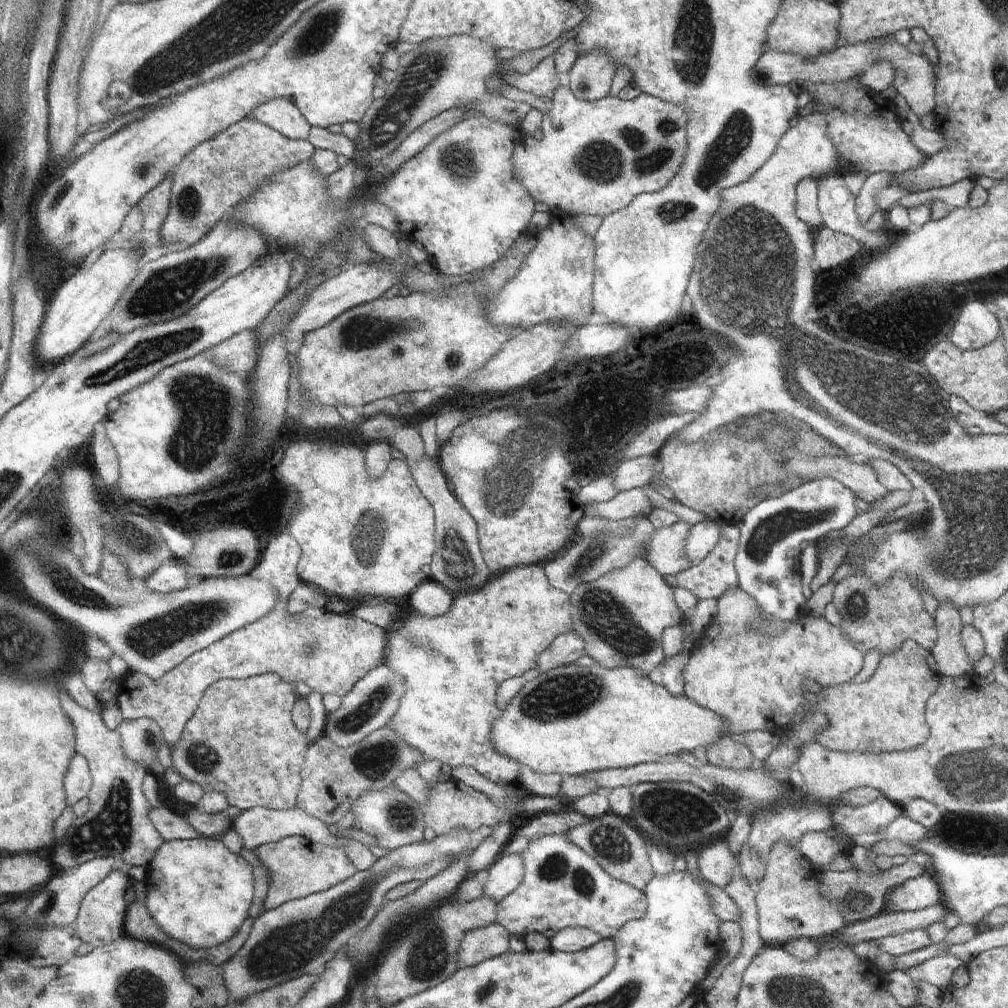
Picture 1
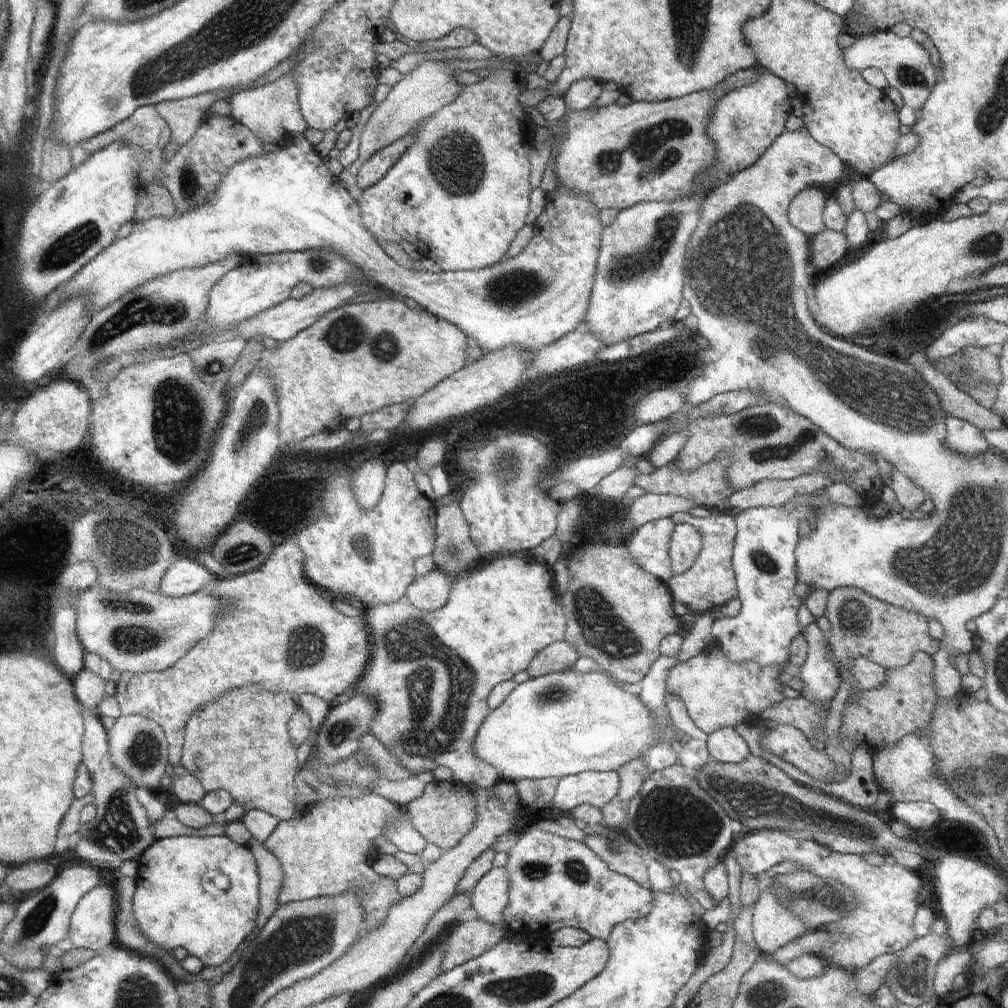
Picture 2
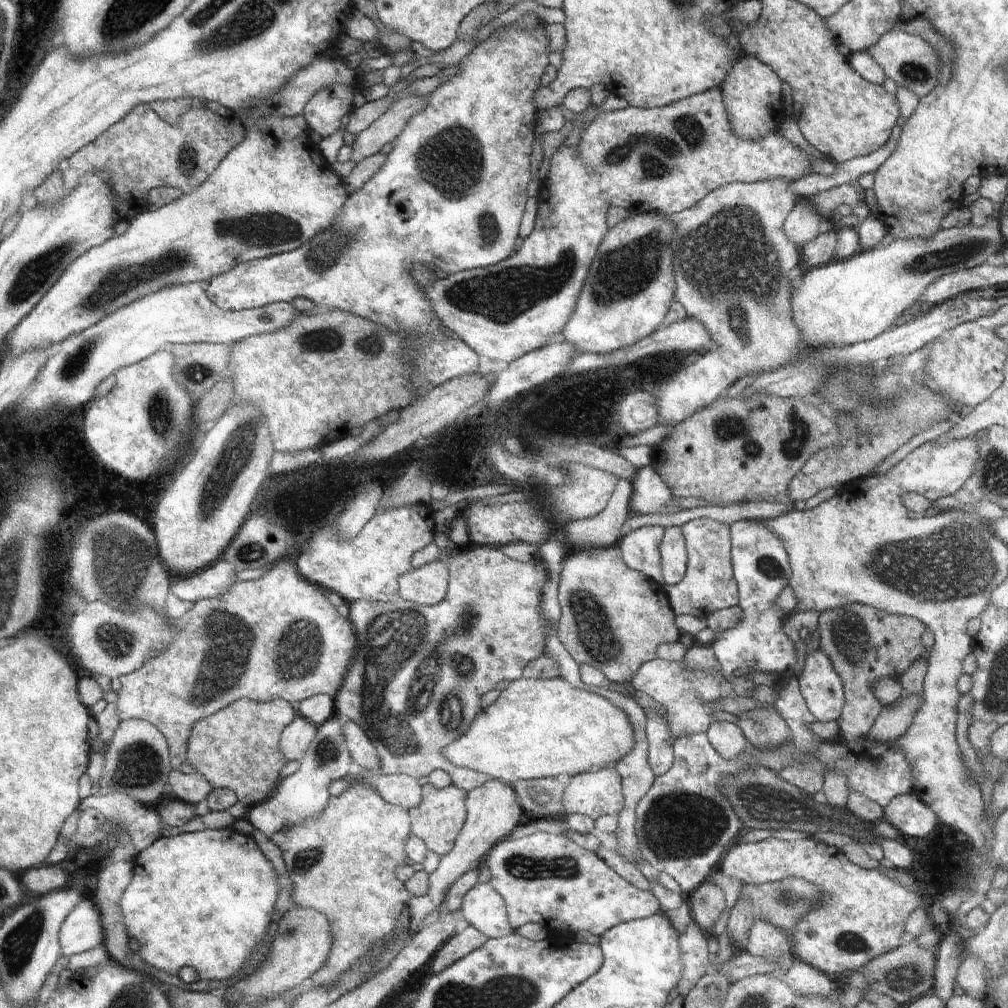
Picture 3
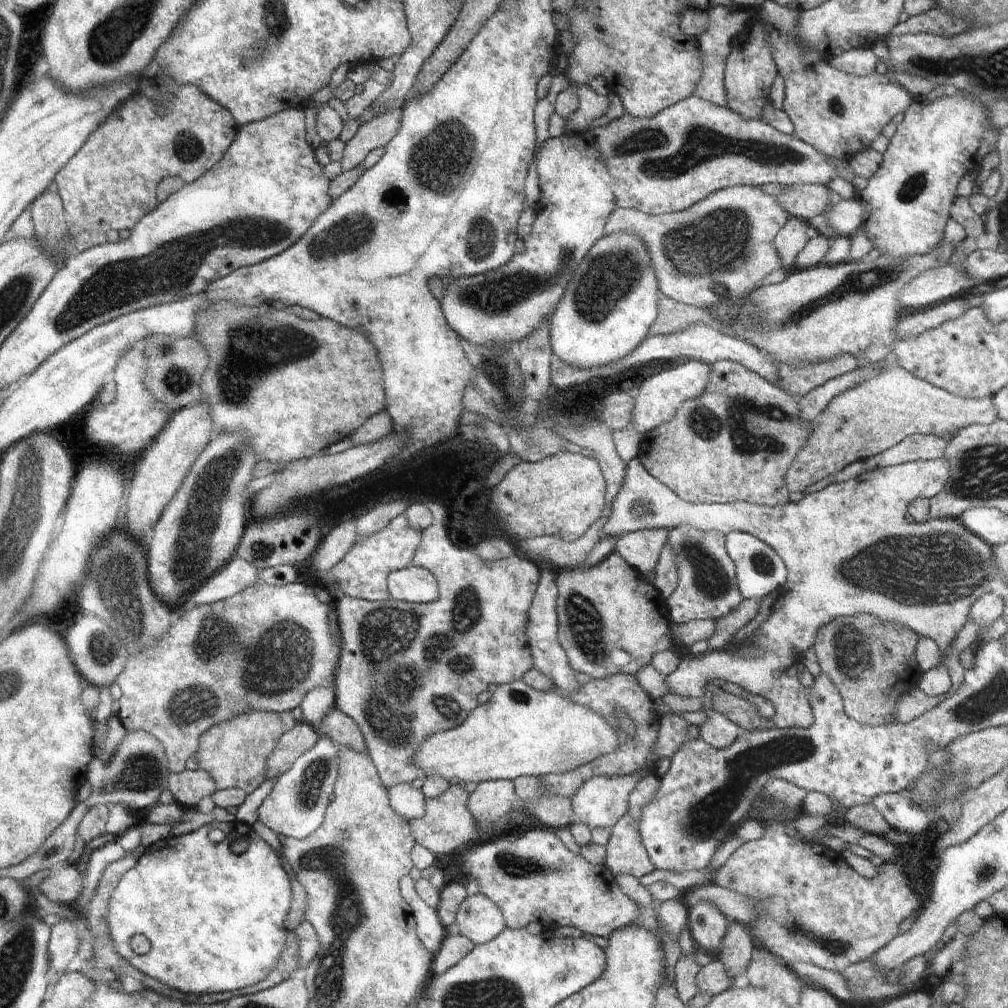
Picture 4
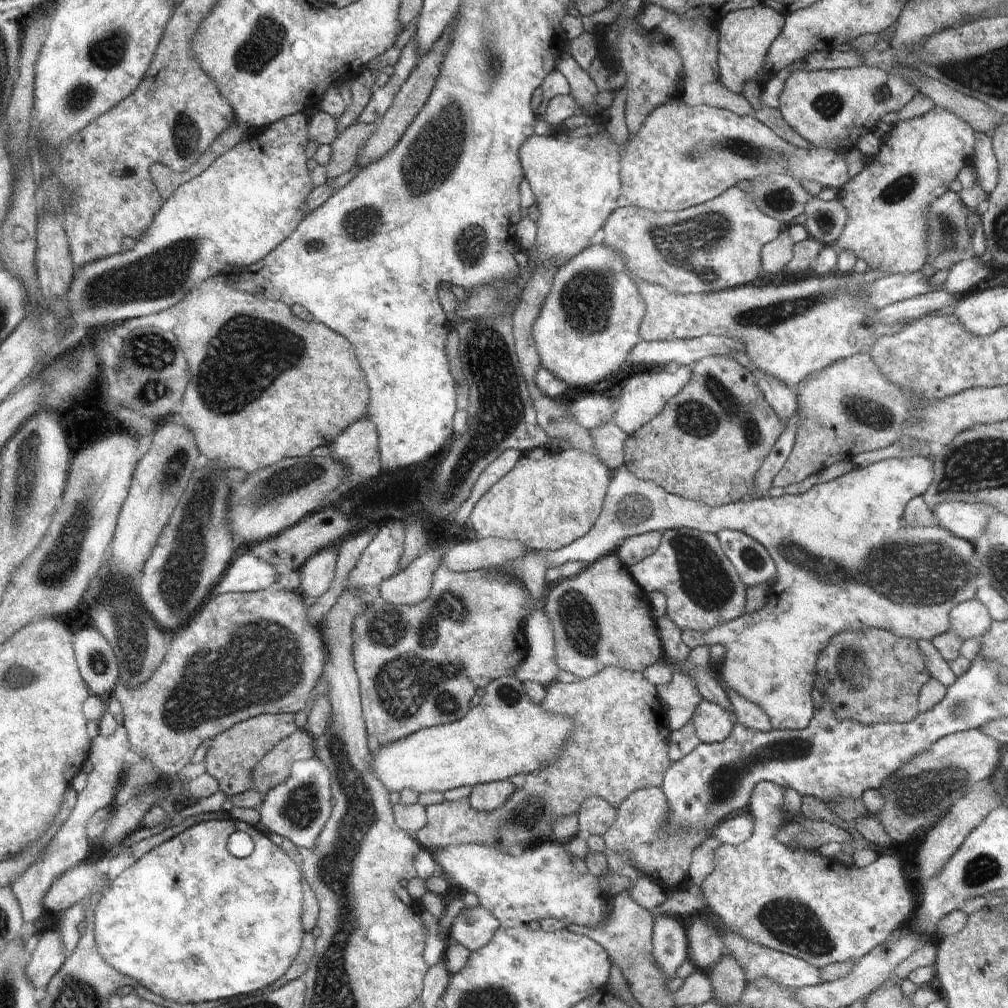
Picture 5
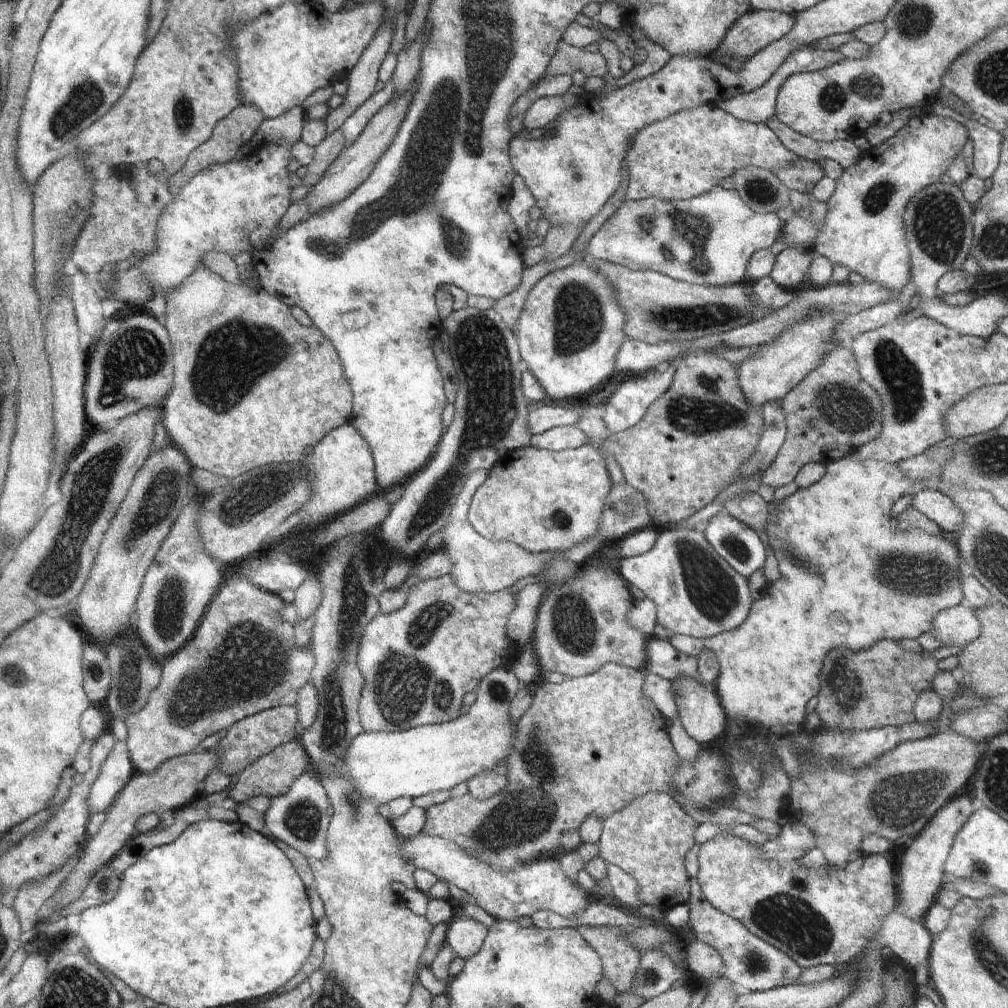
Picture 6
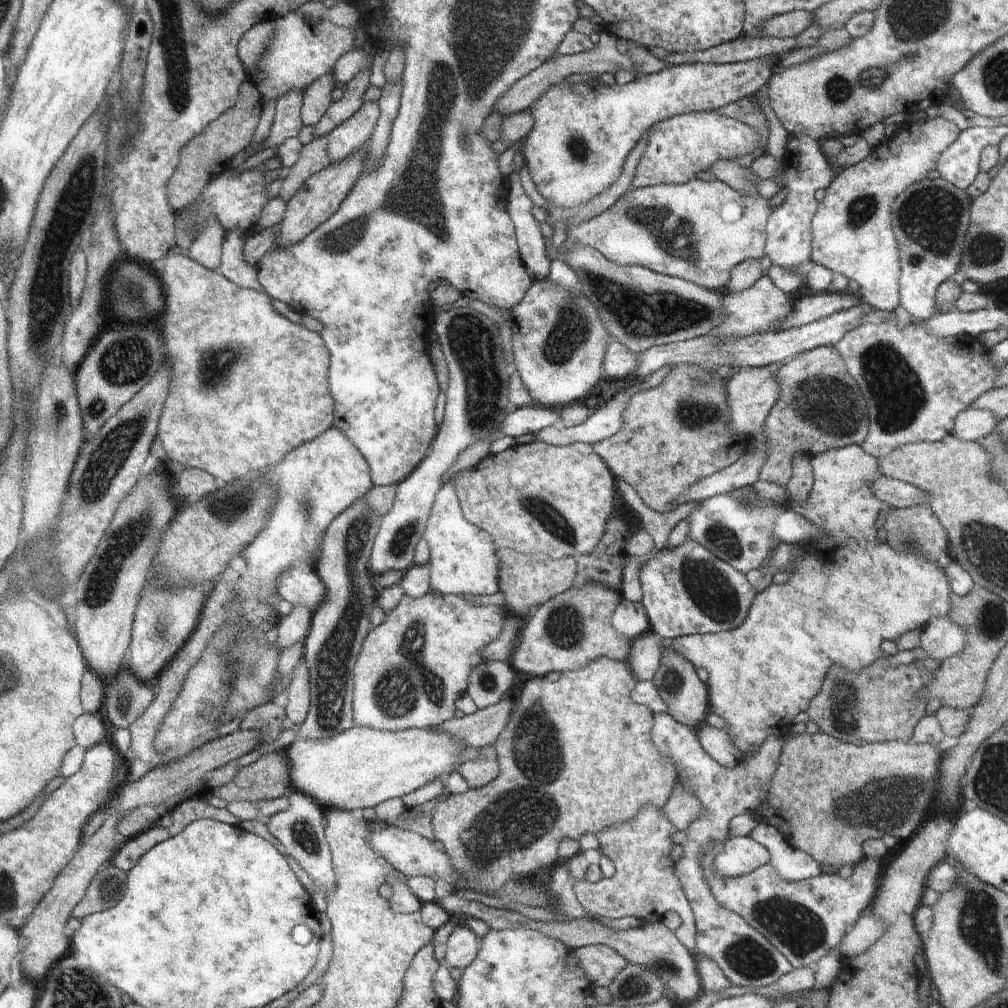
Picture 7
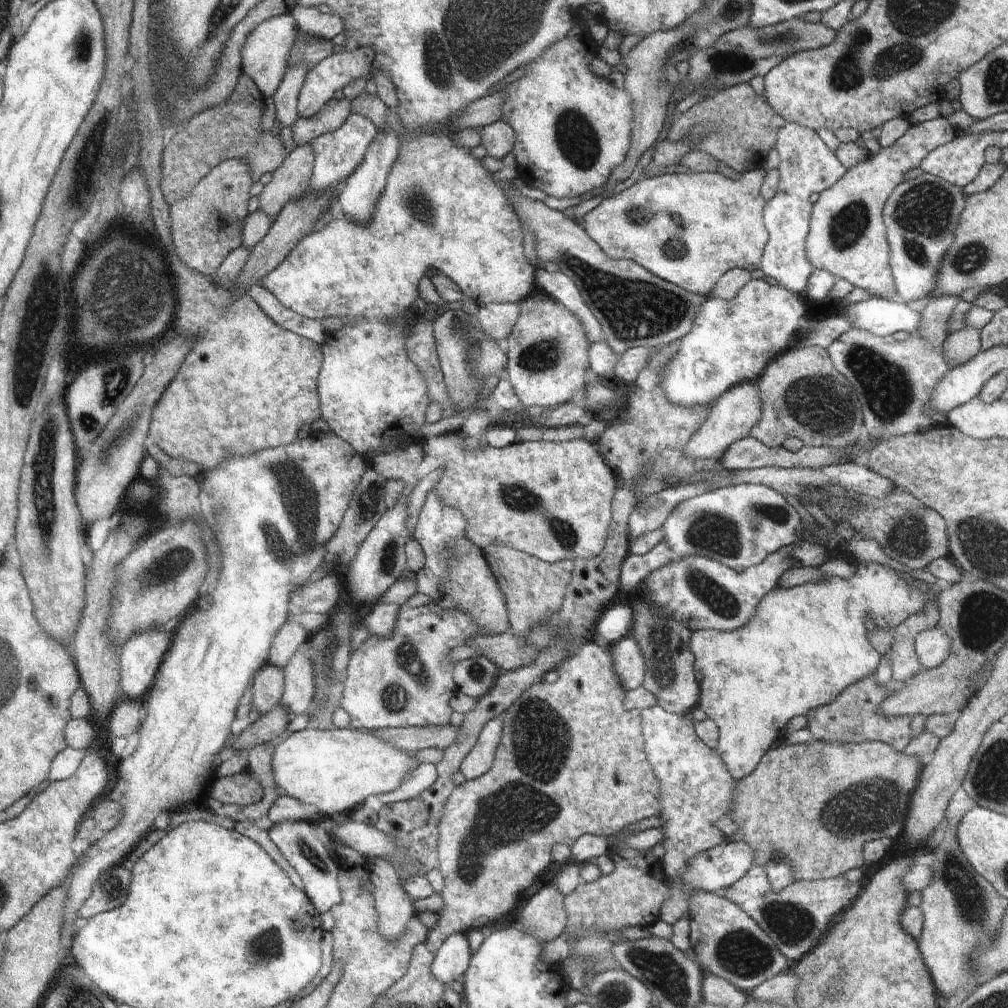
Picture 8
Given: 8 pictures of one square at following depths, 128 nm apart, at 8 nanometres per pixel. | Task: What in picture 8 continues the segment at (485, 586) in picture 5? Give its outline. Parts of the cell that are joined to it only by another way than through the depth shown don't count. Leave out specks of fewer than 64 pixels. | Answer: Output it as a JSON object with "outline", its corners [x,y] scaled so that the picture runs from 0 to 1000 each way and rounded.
{"outline":[[[403,598],[396,601],[393,623],[385,633],[366,631],[353,645],[345,656],[344,672],[339,683],[337,700],[347,708],[349,722],[398,722],[442,720],[447,718],[448,701],[446,692],[453,687],[448,665],[452,661],[446,655],[446,647],[450,643],[462,640],[470,631],[488,631],[486,625],[478,625],[464,609],[454,603],[438,602],[438,609],[433,609],[423,601],[408,602]]]}

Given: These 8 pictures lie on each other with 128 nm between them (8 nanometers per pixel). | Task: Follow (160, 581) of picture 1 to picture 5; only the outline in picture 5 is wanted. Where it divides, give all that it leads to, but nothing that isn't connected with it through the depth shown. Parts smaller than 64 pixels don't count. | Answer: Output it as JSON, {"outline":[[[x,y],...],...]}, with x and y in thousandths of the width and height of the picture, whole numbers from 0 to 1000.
{"outline":[[[238,547],[220,569],[218,577],[210,583],[207,591],[224,588],[243,588],[274,582],[280,564],[254,552]]]}

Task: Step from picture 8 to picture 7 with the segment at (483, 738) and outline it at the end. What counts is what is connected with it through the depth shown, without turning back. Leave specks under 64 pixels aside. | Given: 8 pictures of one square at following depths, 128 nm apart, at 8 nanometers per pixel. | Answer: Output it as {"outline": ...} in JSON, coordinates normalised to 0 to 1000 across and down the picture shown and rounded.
{"outline":[[[490,740],[476,741],[476,750],[476,754],[467,754],[454,760],[454,766],[466,783],[480,782],[490,776],[496,768]]]}

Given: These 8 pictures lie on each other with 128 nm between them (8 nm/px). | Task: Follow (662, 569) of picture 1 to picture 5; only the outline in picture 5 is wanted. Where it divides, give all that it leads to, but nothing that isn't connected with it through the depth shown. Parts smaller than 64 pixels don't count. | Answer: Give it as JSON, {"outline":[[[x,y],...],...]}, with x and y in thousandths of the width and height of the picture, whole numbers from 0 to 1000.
{"outline":[[[649,527],[619,534],[610,549],[621,563],[629,562],[653,546],[657,529],[657,527]]]}

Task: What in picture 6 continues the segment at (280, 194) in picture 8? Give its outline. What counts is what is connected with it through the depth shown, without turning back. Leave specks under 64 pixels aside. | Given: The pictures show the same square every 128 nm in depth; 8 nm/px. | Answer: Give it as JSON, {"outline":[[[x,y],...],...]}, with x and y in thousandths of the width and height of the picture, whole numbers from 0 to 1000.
{"outline":[[[332,129],[329,133],[324,133],[323,137],[312,146],[312,159],[308,161],[306,173],[301,177],[302,184],[311,185],[319,179],[323,169],[335,154],[344,146],[343,137],[339,129]]]}

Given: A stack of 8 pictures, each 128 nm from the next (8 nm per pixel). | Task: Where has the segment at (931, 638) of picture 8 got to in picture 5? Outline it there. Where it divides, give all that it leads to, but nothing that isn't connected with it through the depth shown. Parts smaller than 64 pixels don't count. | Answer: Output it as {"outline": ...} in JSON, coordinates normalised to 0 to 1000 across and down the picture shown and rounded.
{"outline":[[[969,594],[956,596],[946,601],[940,613],[944,619],[943,626],[956,636],[978,629],[982,625],[982,619],[986,617],[982,607]]]}

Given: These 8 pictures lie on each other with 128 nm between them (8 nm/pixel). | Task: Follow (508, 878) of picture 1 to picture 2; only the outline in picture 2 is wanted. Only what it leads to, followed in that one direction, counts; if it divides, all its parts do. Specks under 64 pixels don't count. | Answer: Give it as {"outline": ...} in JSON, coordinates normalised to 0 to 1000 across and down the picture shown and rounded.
{"outline":[[[502,859],[486,862],[465,887],[467,899],[472,903],[474,911],[484,917],[501,919],[498,913],[500,901],[504,899],[506,875]]]}

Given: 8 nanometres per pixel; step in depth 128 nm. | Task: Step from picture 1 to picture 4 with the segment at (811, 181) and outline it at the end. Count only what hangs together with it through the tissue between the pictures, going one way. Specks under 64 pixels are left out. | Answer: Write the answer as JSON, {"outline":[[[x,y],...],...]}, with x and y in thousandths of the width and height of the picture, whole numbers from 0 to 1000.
{"outline":[[[783,215],[776,228],[770,232],[770,236],[768,236],[766,242],[768,242],[768,246],[770,246],[770,250],[772,250],[778,266],[786,267],[790,255],[800,244],[803,237],[800,234],[800,228],[802,228],[803,224],[800,219],[794,218],[794,216]]]}

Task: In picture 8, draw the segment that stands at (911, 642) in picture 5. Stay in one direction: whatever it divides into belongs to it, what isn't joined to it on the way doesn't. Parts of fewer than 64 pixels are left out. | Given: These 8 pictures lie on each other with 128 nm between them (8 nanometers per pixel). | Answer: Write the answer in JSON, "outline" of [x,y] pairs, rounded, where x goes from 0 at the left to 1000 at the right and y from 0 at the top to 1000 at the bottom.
{"outline":[[[869,667],[861,669],[859,673],[851,675],[849,679],[838,683],[821,698],[803,704],[801,710],[801,722],[807,728],[809,734],[829,734],[833,737],[857,737],[857,736],[876,736],[889,746],[896,746],[901,740],[905,730],[903,710],[875,710],[873,708],[873,698],[879,694],[888,685],[881,685],[879,681],[873,681],[869,677]]]}

